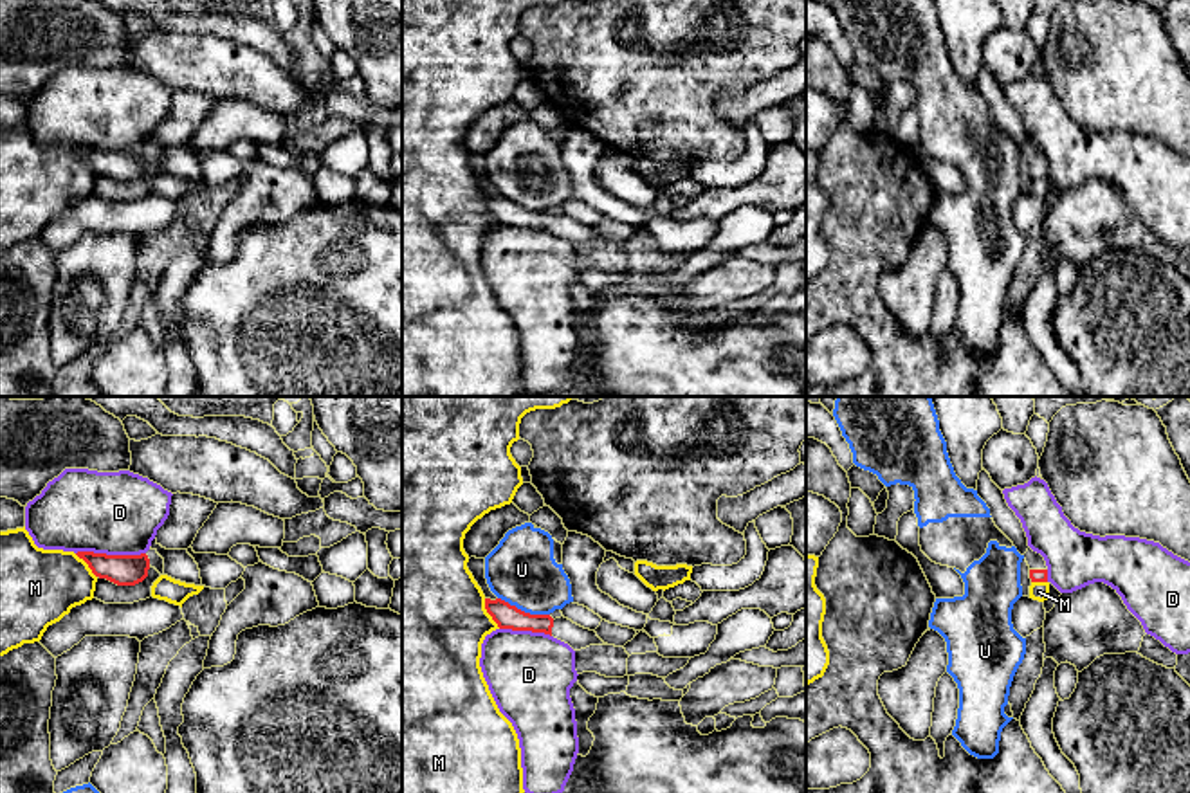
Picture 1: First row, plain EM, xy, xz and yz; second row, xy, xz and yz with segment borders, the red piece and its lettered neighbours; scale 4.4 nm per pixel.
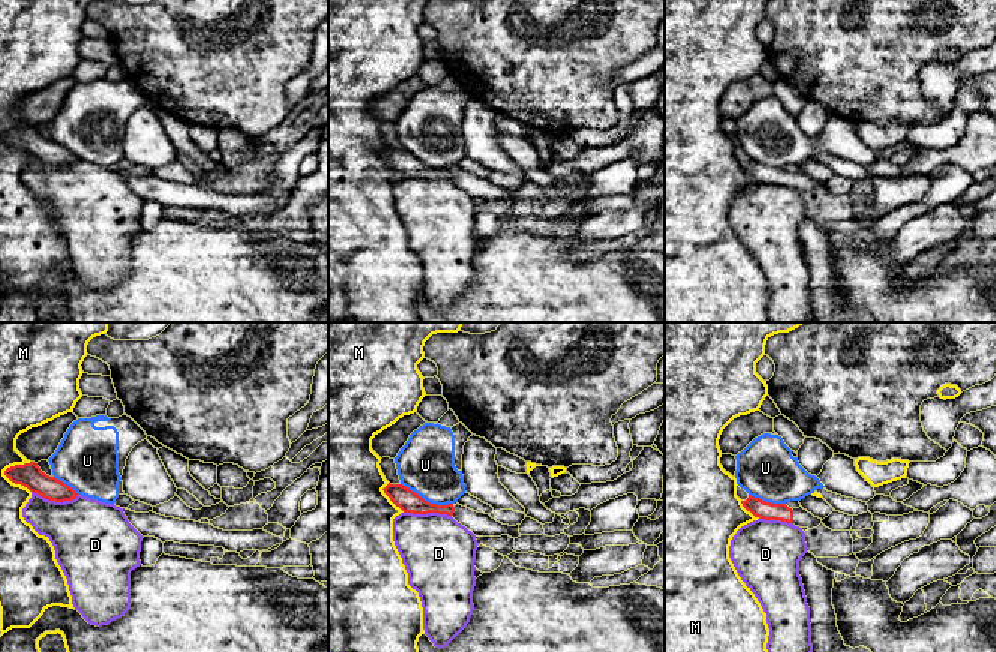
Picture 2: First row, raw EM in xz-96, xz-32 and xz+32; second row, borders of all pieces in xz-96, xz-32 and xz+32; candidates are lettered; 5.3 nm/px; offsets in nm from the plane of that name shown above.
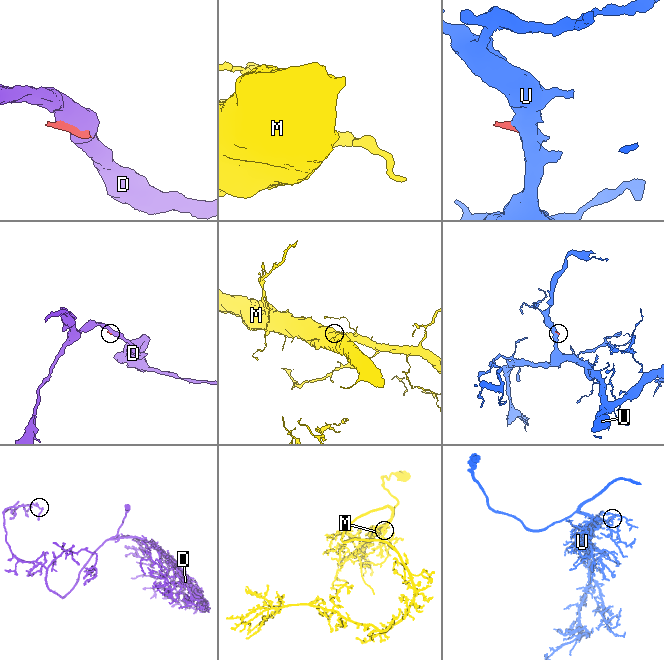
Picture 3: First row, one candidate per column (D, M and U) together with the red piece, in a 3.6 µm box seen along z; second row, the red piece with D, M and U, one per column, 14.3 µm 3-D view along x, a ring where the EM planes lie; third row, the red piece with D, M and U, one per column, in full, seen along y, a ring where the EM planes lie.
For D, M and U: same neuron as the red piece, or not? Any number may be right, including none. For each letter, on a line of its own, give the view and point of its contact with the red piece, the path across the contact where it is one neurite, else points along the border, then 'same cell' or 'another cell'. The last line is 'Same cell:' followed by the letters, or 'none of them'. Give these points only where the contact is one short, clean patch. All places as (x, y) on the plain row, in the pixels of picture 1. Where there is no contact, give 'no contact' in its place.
D: contact xy (110, 152); another cell
M: contact xz (487, 208); another cell
U: contact xz (523, 208); another cell
Same cell: none of them

